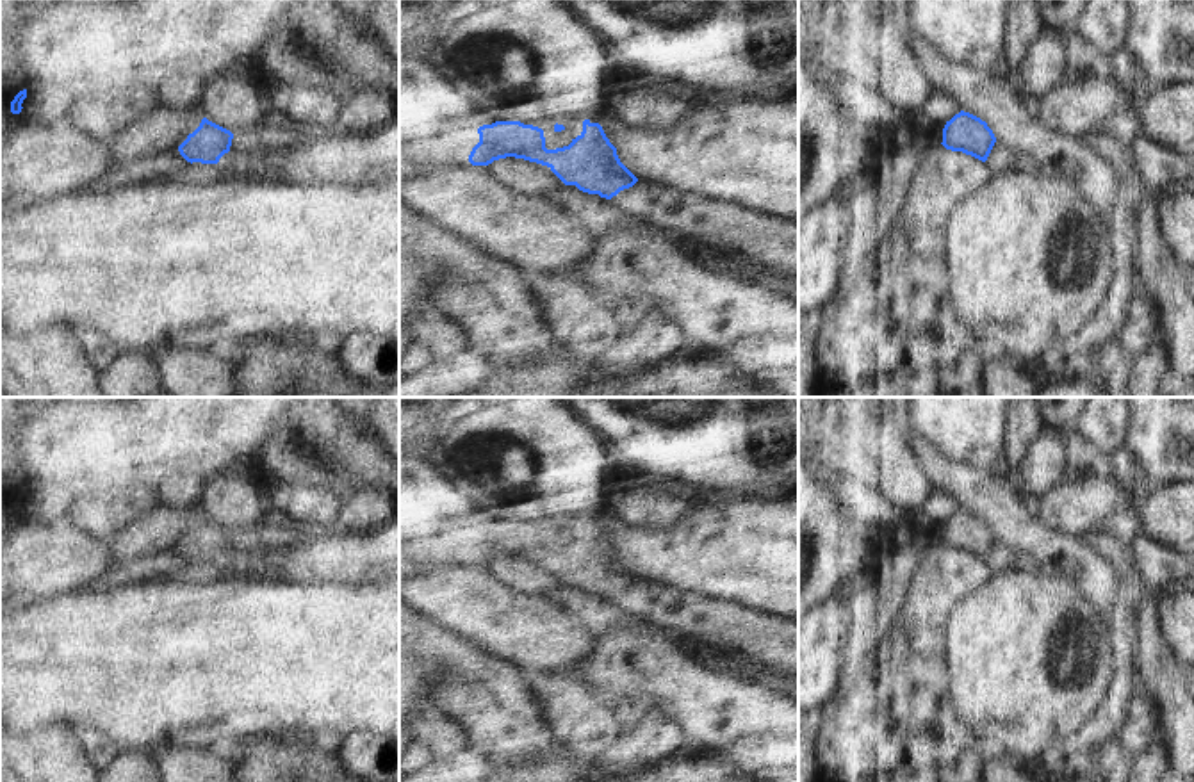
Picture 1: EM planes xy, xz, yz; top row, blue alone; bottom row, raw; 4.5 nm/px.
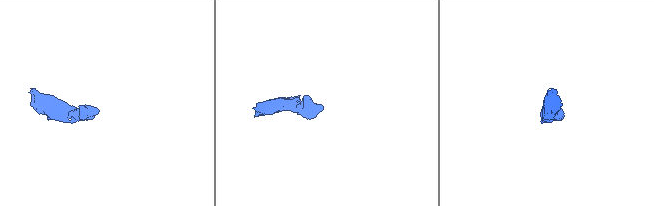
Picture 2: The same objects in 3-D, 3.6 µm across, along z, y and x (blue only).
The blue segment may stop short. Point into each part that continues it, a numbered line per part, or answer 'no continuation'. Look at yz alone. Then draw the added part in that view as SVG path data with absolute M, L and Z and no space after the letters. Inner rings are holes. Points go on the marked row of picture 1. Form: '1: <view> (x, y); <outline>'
1: yz (1000, 157); M996 141L985 162L989 164L991 175L998 176L1010 169L1012 153Z

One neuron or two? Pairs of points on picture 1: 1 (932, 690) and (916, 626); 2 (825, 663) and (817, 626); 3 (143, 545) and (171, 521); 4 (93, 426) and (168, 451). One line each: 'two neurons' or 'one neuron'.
1: two neurons
2: one neuron
3: one neuron
4: one neuron

